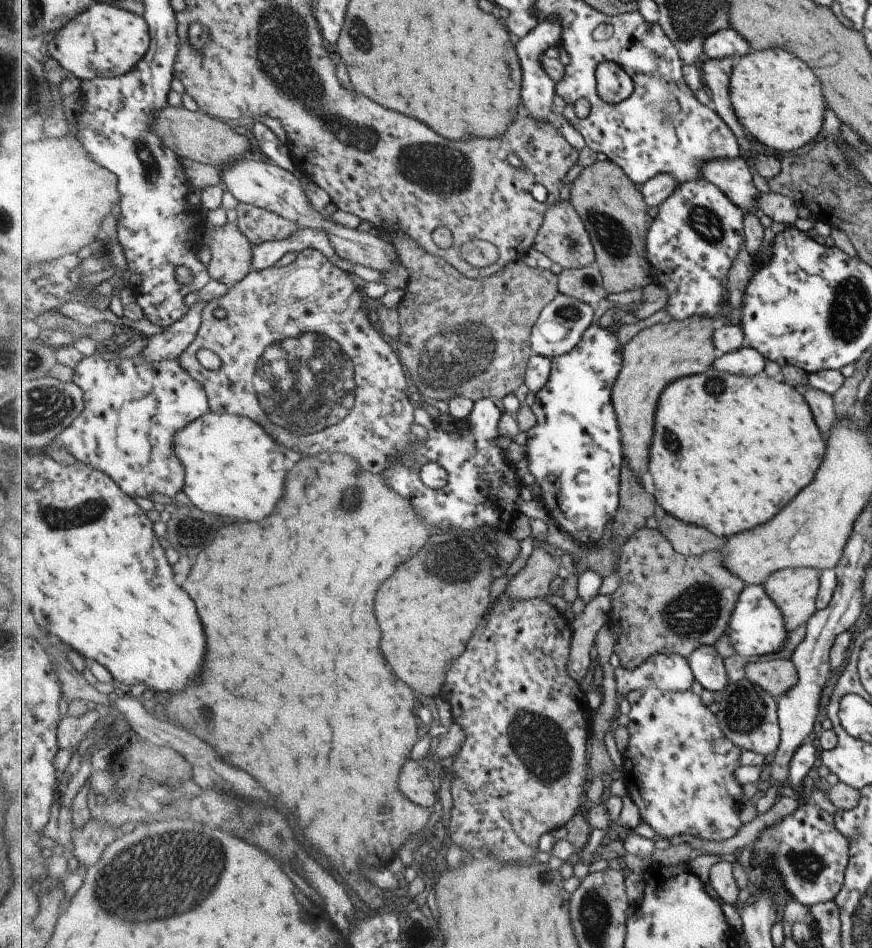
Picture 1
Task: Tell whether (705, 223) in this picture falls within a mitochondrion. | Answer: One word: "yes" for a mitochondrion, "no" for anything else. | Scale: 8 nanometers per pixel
yes

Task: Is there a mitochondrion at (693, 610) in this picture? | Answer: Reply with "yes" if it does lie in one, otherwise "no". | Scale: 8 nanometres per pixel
yes

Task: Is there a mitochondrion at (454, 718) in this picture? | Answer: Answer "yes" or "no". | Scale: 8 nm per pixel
no

